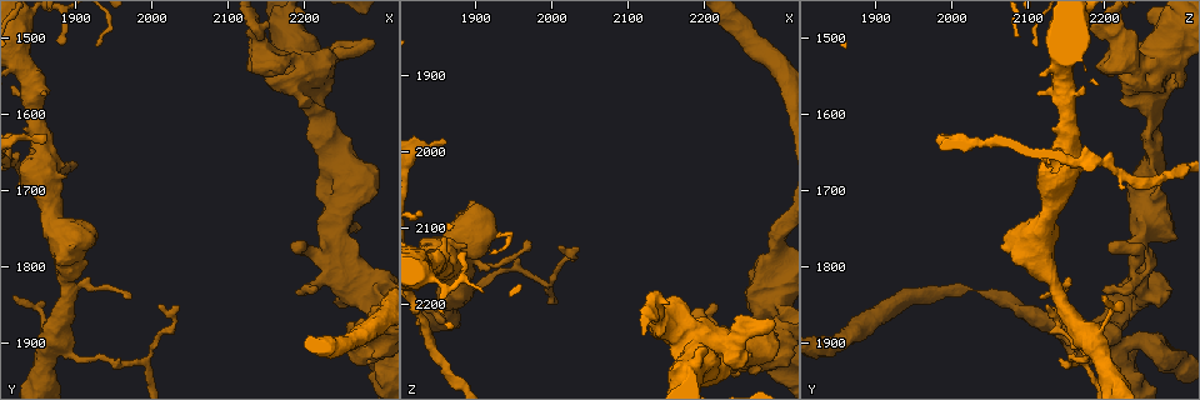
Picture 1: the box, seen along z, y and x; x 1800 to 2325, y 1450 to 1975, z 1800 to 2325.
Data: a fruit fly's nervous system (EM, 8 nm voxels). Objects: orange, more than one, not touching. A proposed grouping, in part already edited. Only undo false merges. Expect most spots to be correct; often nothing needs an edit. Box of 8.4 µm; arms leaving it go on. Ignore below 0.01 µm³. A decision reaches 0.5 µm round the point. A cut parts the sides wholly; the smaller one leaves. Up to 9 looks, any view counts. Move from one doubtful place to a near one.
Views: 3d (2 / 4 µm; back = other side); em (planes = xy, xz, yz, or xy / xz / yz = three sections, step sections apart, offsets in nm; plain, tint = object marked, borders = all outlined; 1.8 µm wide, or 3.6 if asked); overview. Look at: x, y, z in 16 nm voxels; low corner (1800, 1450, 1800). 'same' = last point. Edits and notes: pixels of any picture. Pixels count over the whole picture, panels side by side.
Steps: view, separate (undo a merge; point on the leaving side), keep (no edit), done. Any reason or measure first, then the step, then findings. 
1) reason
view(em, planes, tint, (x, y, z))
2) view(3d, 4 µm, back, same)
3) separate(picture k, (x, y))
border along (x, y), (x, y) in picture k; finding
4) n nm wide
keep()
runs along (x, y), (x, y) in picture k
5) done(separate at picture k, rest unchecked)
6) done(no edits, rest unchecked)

abrupt turn
view(em, xz, step 8, tint, (2215, 1780, 2245))

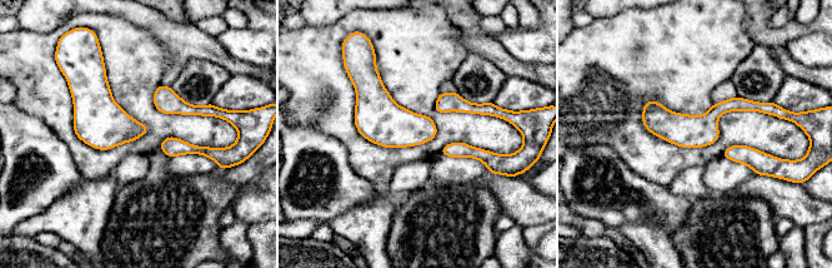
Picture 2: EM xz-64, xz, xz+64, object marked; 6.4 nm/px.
keep()
runs along (768, 110), (725, 105), (703, 124), (645, 119) in picture 2; continuous, no second cell

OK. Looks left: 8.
abrupt turn
view(3d, 2 µm, (2140, 1505, 2225))

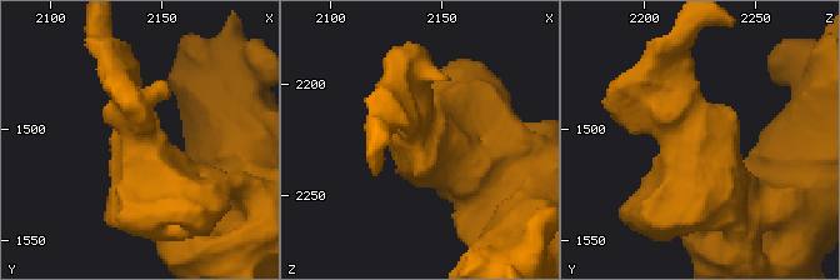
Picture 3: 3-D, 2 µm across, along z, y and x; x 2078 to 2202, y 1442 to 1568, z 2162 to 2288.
view(em, planes, tint, (2141, 1509, 2225))

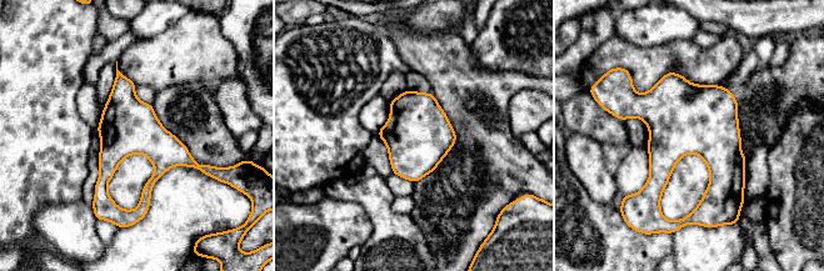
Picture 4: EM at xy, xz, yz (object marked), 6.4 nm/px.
keep()
one cell here

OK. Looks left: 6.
sharp bend
view(em, planes, plain, (2250, 1510, 2245))

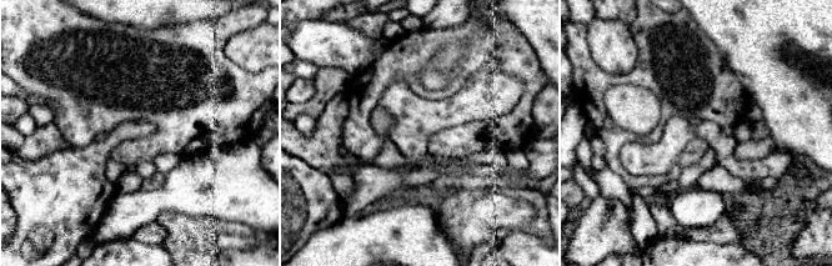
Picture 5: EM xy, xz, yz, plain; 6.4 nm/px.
where the object lies
view(em, planes, tint, same)

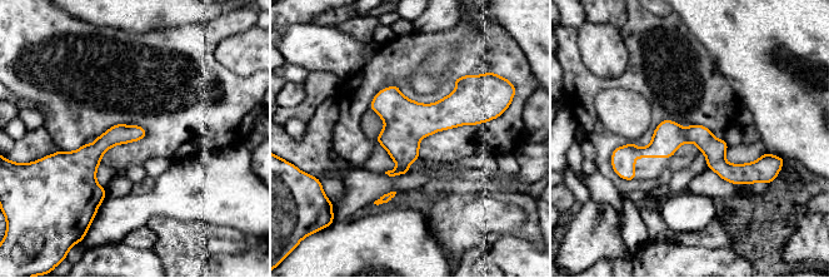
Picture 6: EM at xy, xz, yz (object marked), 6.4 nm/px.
130 nm wide
keep()
runs along (617, 152), (697, 137), (729, 170), (762, 160) in picture 6; continuous, no second cell

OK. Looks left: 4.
closes a loop
view(em, planes, plain, (1850, 1655, 2130))

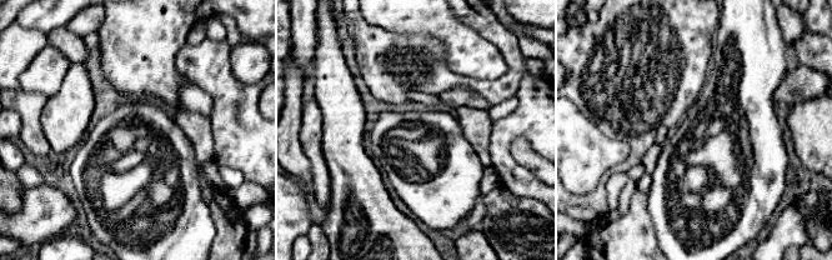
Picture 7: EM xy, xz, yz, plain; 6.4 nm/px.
view(em, planes, borders, same)

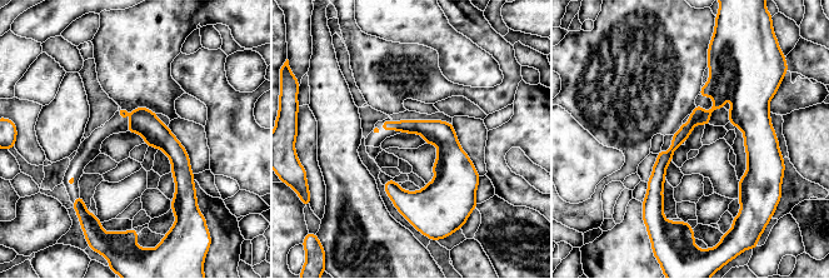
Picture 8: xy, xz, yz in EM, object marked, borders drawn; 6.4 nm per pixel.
110 nm wide
keep()
runs along (767, 145), (725, 95), (678, 138), (648, 199) in picture 8; one cell here

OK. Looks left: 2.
done(no edits, rest unchecked)

